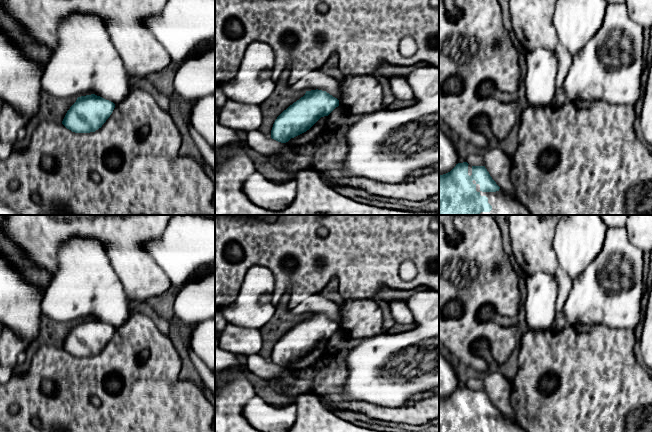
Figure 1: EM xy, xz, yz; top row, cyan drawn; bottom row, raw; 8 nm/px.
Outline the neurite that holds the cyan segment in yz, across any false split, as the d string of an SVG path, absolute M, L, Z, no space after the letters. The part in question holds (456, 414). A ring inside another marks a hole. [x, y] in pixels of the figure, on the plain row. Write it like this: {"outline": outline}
{"outline": "M458 387L448 397L439 399L439 432L526 432L492 403L485 390Z"}

